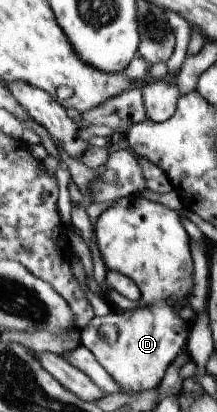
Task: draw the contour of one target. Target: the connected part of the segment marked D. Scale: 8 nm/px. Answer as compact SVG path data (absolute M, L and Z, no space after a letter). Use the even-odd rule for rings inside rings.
M159 303L142 305L136 311L110 310L103 317L93 316L88 324L78 332L78 343L87 348L96 362L116 382L118 393L135 395L151 391L159 386L166 368L180 352L189 335L190 322L178 318L178 303ZM100 326L114 326L117 336L113 342L107 342L98 336Z

